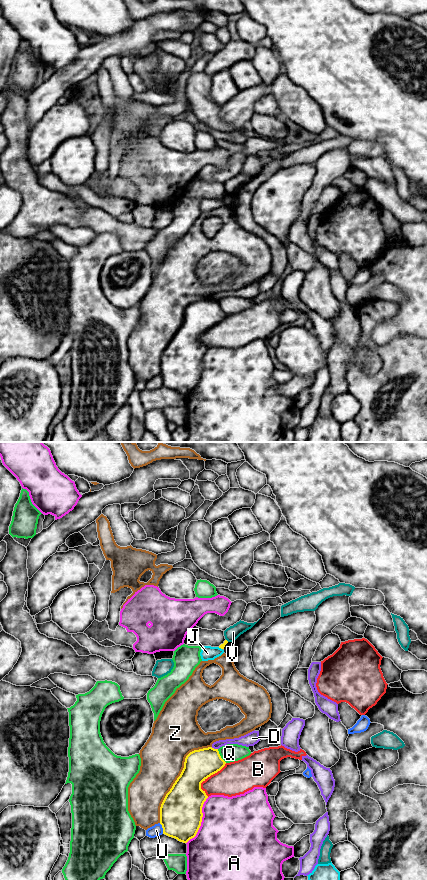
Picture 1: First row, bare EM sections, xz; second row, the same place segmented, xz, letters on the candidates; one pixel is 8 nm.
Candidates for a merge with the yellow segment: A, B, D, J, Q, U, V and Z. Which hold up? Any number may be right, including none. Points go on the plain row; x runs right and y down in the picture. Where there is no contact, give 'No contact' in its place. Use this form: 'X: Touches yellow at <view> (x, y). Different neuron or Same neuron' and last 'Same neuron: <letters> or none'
A: Touches yellow at xz (201, 373). Different neuron
B: Touches yellow at xz (207, 329). Different neuron
D: Touches yellow at xz (213, 300). Different neuron
J: Touches yellow at xz (220, 199). Different neuron
Q: Touches yellow at xz (220, 308). Different neuron
U: Touches yellow at xz (162, 379). Different neuron
V: No contact. Different neuron
Z: Touches yellow at xz (178, 329). Different neuron
Same neuron: none

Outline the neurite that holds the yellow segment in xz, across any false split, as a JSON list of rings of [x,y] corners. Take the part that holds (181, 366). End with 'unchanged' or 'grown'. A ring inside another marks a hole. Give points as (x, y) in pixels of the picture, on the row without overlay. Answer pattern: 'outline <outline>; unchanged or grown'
outline [[[212,299],[194,302],[186,308],[180,328],[166,346],[160,359],[160,376],[163,386],[183,395],[187,395],[196,388],[202,374],[202,359],[208,350],[205,343],[201,341],[201,335],[220,323],[225,316],[218,301]]]; unchanged

